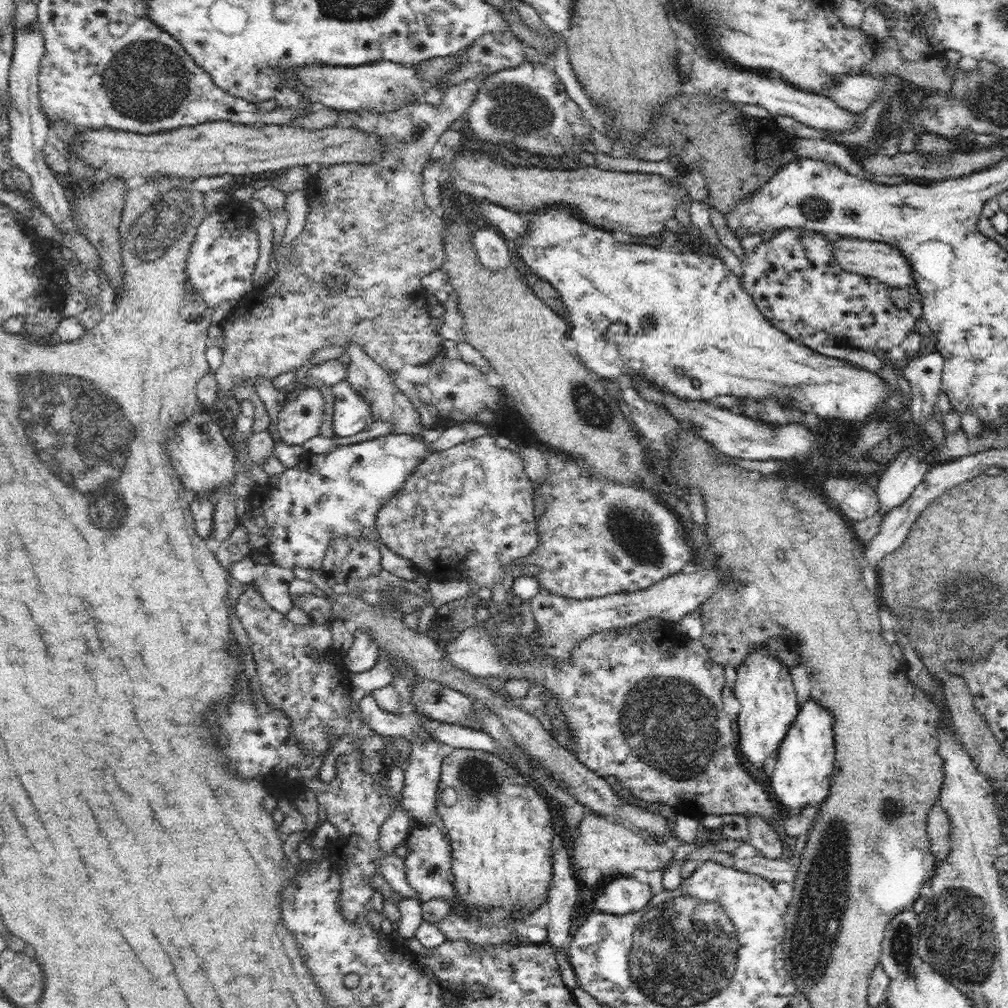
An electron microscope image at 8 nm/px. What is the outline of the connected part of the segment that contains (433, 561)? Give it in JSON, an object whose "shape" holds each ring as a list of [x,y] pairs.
{"shape":[[[488,433],[482,436],[476,436],[470,440],[465,440],[448,450],[437,452],[426,456],[412,472],[406,476],[404,484],[400,486],[376,510],[375,527],[379,532],[379,540],[384,545],[388,546],[389,550],[396,554],[400,554],[406,558],[410,558],[412,563],[418,567],[419,571],[426,572],[430,578],[432,574],[438,574],[438,572],[444,572],[444,564],[446,558],[451,556],[460,559],[458,566],[460,566],[460,572],[466,577],[474,579],[480,586],[486,586],[491,588],[494,582],[502,581],[502,565],[518,565],[517,557],[524,557],[526,554],[532,552],[537,545],[536,531],[533,528],[533,512],[532,512],[532,494],[529,494],[530,482],[524,467],[522,467],[522,461],[518,459],[518,455],[510,449],[503,449],[496,445],[495,437]]]}

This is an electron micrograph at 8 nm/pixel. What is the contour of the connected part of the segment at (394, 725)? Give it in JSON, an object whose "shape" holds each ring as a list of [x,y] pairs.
{"shape":[[[370,695],[359,702],[357,709],[362,723],[368,725],[372,732],[383,737],[403,735],[409,740],[412,739],[412,730],[417,722],[411,712],[396,716],[391,711],[380,708]]]}

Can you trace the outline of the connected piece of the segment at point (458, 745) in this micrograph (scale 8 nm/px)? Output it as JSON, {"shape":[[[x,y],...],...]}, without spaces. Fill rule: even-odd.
{"shape":[[[434,722],[434,725],[436,725],[435,736],[450,748],[496,752],[494,741],[488,733],[478,733],[446,723]]]}

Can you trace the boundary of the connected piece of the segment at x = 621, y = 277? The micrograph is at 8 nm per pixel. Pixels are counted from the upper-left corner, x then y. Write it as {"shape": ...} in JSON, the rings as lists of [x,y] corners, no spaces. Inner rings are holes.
{"shape":[[[548,212],[547,215],[536,216],[534,222],[530,222],[529,233],[523,238],[520,244],[524,246],[522,256],[526,260],[526,264],[530,266],[532,272],[540,274],[540,278],[544,276],[544,280],[548,278],[548,282],[552,284],[562,296],[562,301],[569,310],[572,321],[571,338],[578,343],[578,358],[584,366],[592,372],[598,379],[603,380],[620,379],[622,370],[626,366],[631,366],[634,370],[645,374],[652,382],[665,386],[673,391],[680,398],[693,398],[694,400],[710,401],[718,394],[732,394],[734,396],[764,396],[765,393],[775,392],[794,393],[795,399],[800,401],[804,408],[820,414],[820,416],[834,416],[834,418],[846,418],[852,421],[864,421],[868,416],[872,416],[878,409],[886,409],[884,402],[884,383],[877,373],[871,373],[866,369],[861,369],[846,360],[837,360],[836,358],[828,358],[812,351],[809,347],[799,345],[791,340],[781,328],[772,324],[768,317],[758,308],[753,296],[744,288],[741,279],[732,273],[732,270],[718,257],[709,257],[708,255],[699,255],[698,253],[674,254],[674,252],[662,252],[662,250],[652,250],[652,246],[638,246],[638,244],[620,244],[614,242],[612,236],[608,232],[596,230],[588,224],[580,224],[580,220],[573,219],[573,216],[566,216],[565,212]],[[644,314],[651,314],[655,318],[655,327],[646,331],[640,327],[640,320]],[[621,321],[628,326],[628,330],[618,339],[605,338],[604,333],[610,324]]]}

